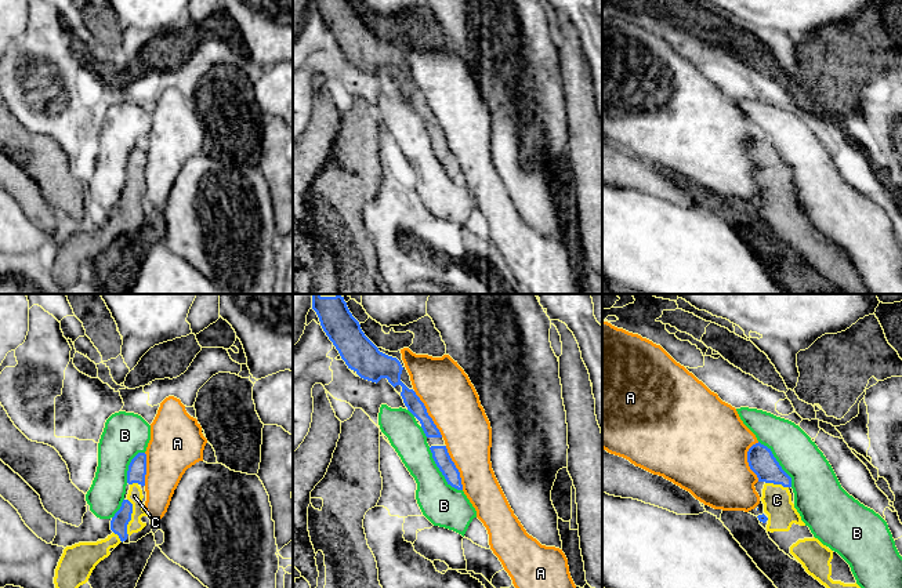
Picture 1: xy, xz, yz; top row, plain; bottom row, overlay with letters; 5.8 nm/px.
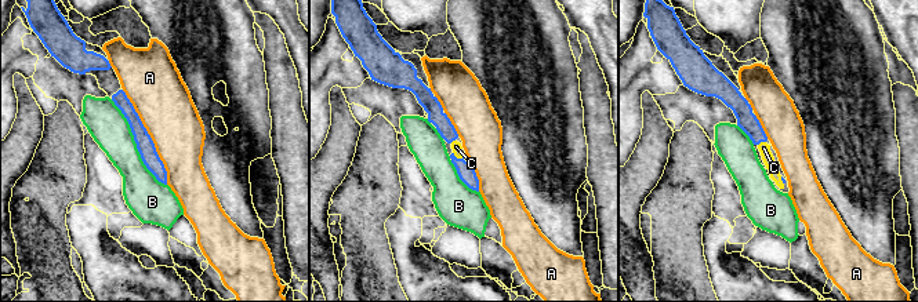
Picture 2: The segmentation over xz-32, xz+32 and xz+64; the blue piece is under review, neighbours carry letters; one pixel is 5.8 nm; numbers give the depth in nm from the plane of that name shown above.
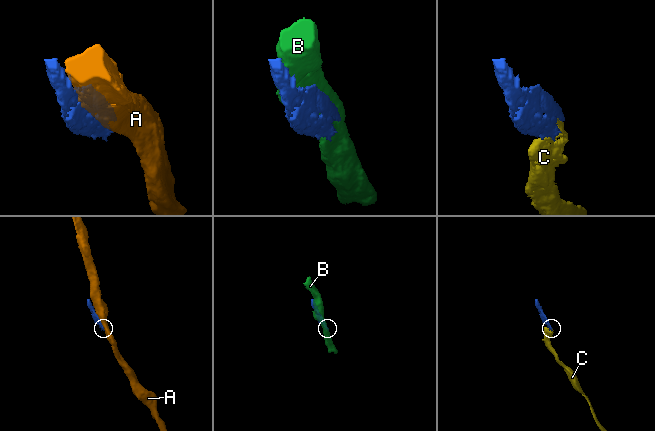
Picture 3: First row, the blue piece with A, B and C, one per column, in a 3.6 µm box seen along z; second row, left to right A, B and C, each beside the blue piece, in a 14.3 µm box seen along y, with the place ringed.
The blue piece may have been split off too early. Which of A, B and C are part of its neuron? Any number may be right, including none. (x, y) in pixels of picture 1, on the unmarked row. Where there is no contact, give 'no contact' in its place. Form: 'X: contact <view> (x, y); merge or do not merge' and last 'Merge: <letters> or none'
A: contact xz (427, 105); do not merge
B: contact xz (441, 162); do not merge
C: contact xy (130, 207); merge
Merge: C

